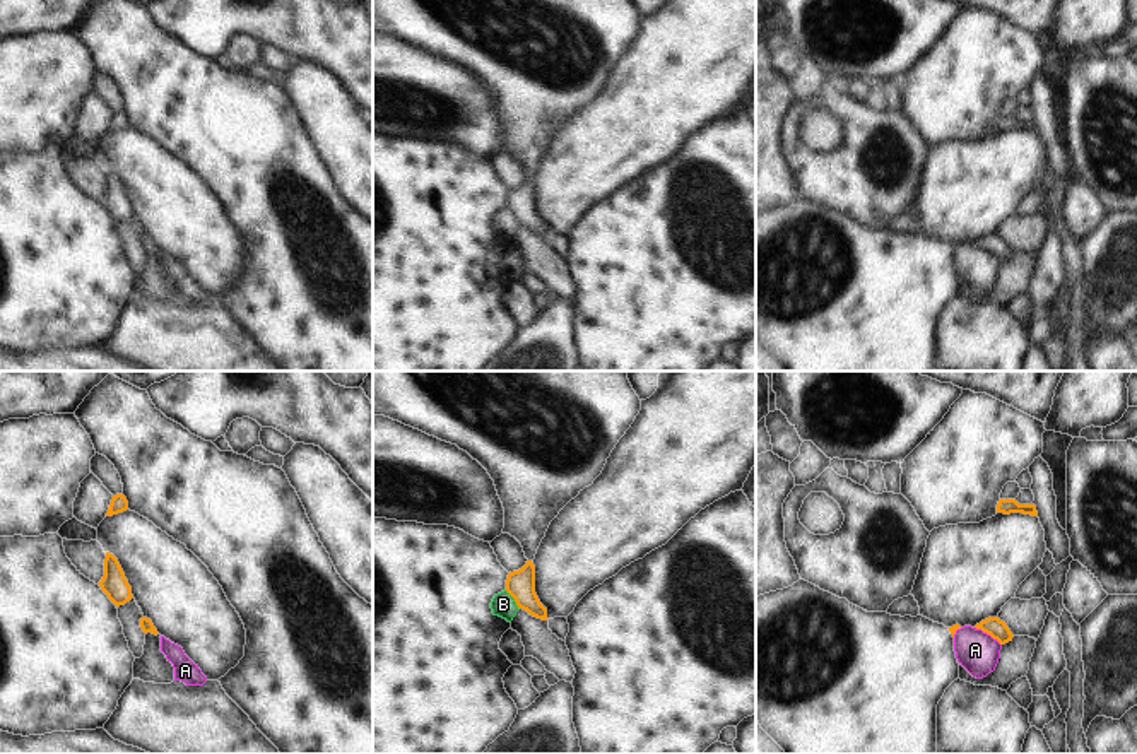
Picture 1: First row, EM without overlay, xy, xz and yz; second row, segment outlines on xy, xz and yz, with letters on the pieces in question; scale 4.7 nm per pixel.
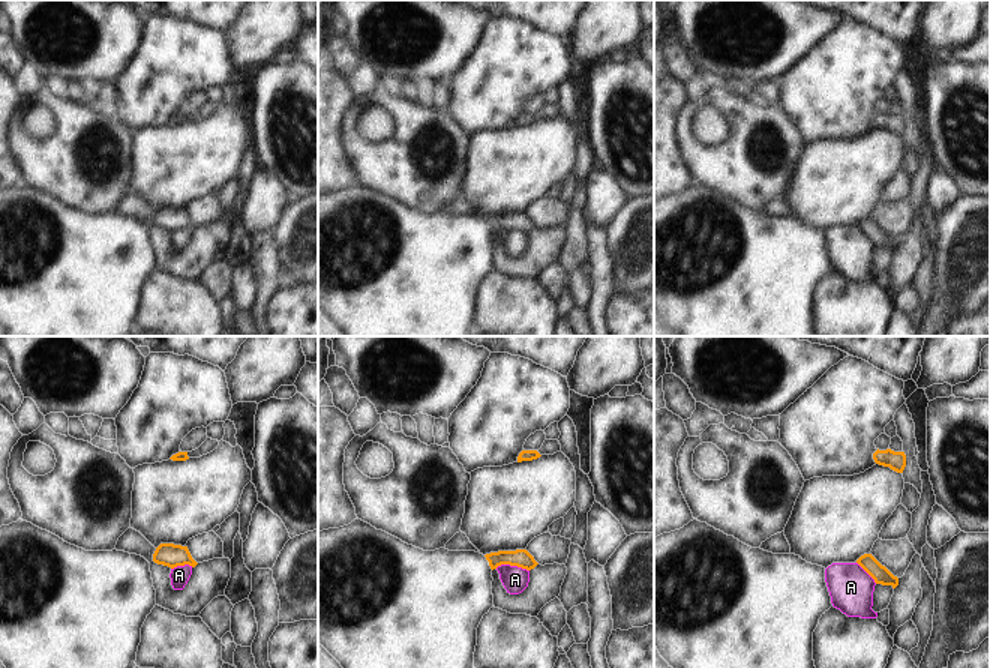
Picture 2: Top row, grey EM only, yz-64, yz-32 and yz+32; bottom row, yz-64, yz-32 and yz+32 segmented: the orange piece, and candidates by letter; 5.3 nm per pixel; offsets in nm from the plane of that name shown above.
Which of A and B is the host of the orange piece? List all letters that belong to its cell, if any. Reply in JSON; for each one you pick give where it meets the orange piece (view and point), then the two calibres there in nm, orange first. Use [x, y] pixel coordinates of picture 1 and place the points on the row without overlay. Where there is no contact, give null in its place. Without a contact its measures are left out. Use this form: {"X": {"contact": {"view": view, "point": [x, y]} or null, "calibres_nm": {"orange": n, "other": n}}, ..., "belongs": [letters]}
{"belongs": []}

